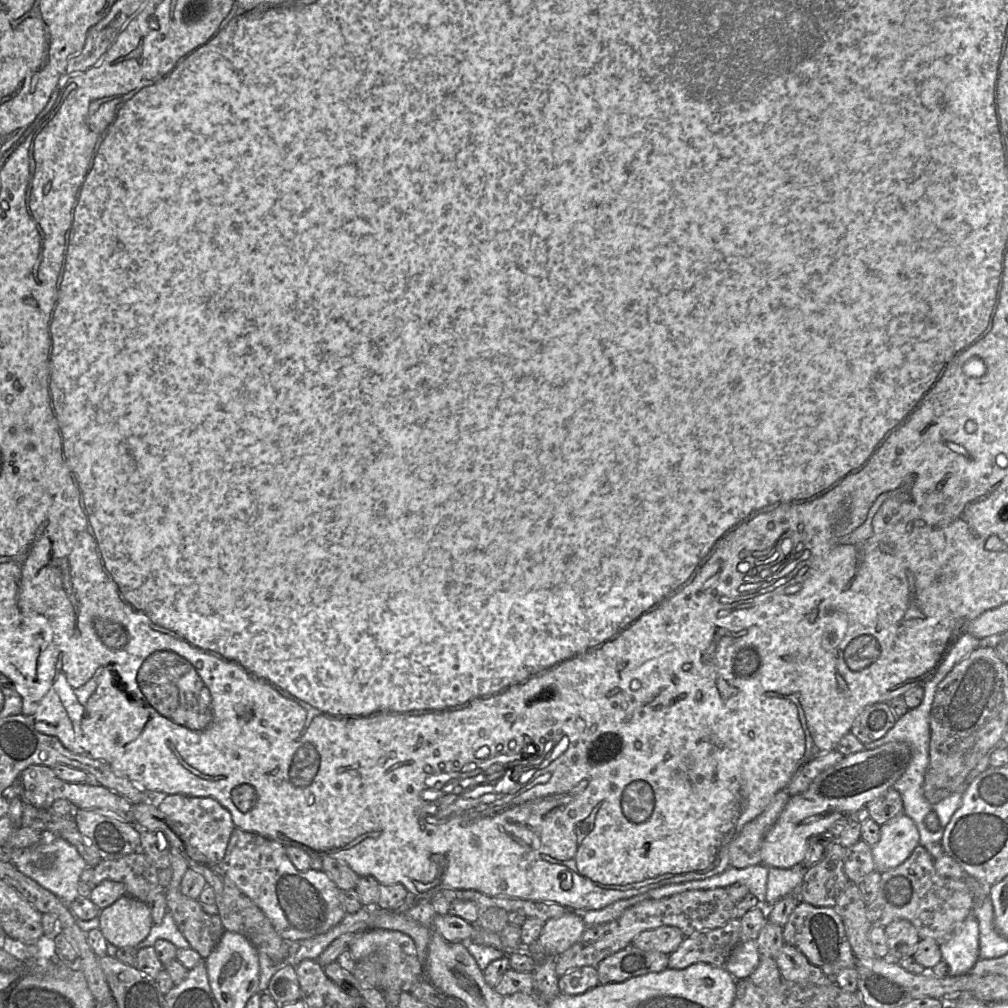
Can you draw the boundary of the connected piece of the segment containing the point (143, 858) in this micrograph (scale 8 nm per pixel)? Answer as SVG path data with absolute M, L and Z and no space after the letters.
M139 851L115 860L102 860L93 867L94 885L106 880L121 882L127 895L147 902L153 891L162 889L159 885L159 870L147 856Z

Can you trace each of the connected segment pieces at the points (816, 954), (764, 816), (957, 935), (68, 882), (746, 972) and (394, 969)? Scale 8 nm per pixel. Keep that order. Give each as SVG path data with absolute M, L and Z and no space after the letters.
M799 902L783 927L784 943L801 951L808 961L827 977L834 978L842 969L855 966L853 954L846 936L844 924L834 907L816 907Z
M787 789L779 790L764 811L743 826L729 845L731 867L743 869L761 864L760 848L763 837L776 822L789 798Z
M971 912L953 931L950 937L941 943L942 960L947 963L951 975L967 973L979 958L979 926Z
M51 836L48 852L55 854L55 861L48 869L39 869L30 862L30 848L12 849L9 851L10 861L27 877L36 881L43 888L56 895L68 908L77 899L78 885L82 872L89 867L78 850L59 836Z
M756 940L743 941L733 949L724 968L739 981L750 977L759 965L760 959Z
M368 929L355 933L353 940L349 944L349 950L356 962L370 954L378 954L382 965L382 979L379 987L381 991L405 991L410 993L410 989L415 983L425 979L424 967L418 958L416 945L410 936L402 932Z

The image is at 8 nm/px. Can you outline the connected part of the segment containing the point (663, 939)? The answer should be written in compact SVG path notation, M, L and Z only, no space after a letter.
M662 926L643 931L633 939L631 945L644 951L657 951L669 955L679 947L684 939L685 936L680 929Z

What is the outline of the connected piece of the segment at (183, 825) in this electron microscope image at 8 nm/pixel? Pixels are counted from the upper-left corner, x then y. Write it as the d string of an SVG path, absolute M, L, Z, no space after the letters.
M170 794L160 801L155 800L155 802L158 809L168 817L178 834L189 846L196 849L212 863L220 864L222 862L231 833L236 827L230 812L225 807L211 797L195 797L182 794Z

